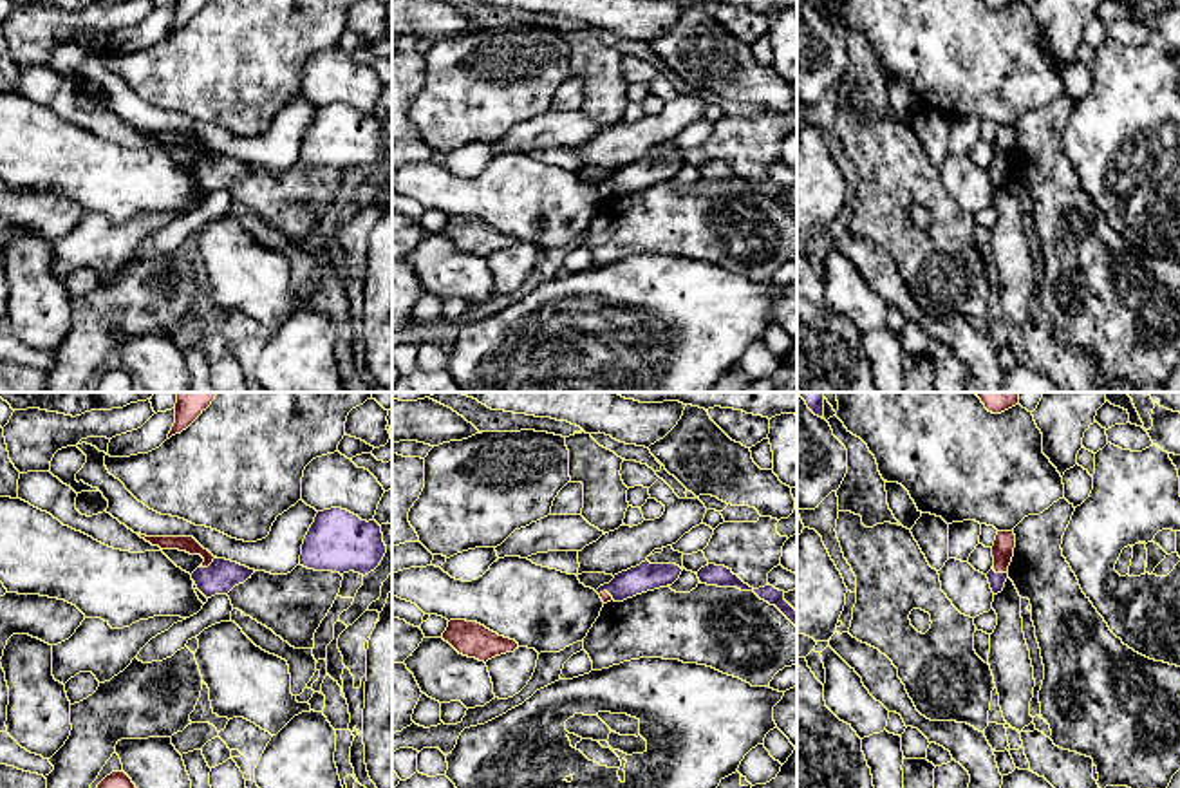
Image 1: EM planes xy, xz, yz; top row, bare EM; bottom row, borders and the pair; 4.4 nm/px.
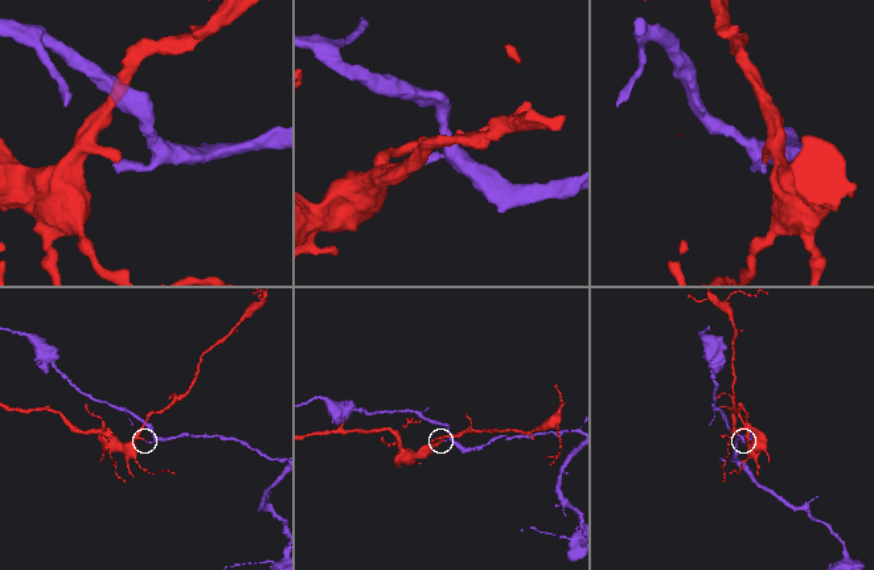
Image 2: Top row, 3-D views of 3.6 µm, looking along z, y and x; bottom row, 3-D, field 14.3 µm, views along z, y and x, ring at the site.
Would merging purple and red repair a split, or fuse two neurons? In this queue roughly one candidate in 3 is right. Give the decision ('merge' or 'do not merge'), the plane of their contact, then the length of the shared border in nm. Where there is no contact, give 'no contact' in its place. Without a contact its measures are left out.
do not merge | xy | 90 nm

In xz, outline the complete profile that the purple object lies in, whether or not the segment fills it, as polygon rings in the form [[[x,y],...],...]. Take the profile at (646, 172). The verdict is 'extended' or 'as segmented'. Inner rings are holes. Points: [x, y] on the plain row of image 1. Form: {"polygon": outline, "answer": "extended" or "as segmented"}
{"polygon": [[[645,155],[636,163],[614,170],[614,174],[600,181],[596,188],[607,186],[614,197],[623,197],[636,190],[672,181],[681,166],[676,159],[651,159]]], "answer": "as segmented"}

